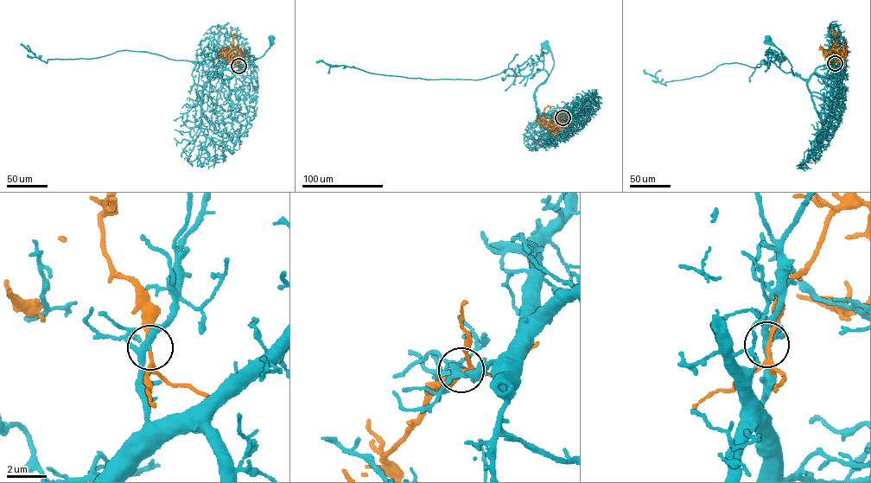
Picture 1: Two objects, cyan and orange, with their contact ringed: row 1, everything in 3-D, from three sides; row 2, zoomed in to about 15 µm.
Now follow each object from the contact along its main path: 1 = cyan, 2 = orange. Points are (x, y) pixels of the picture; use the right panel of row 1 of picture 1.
1: (835, 63), (832, 78), (815, 73), (807, 79), (802, 79), (794, 75), (786, 59), (767, 37)
2: (835, 63), (838, 58), (841, 61), (837, 60), (840, 54), (834, 47), (836, 33), (829, 29), (829, 26)

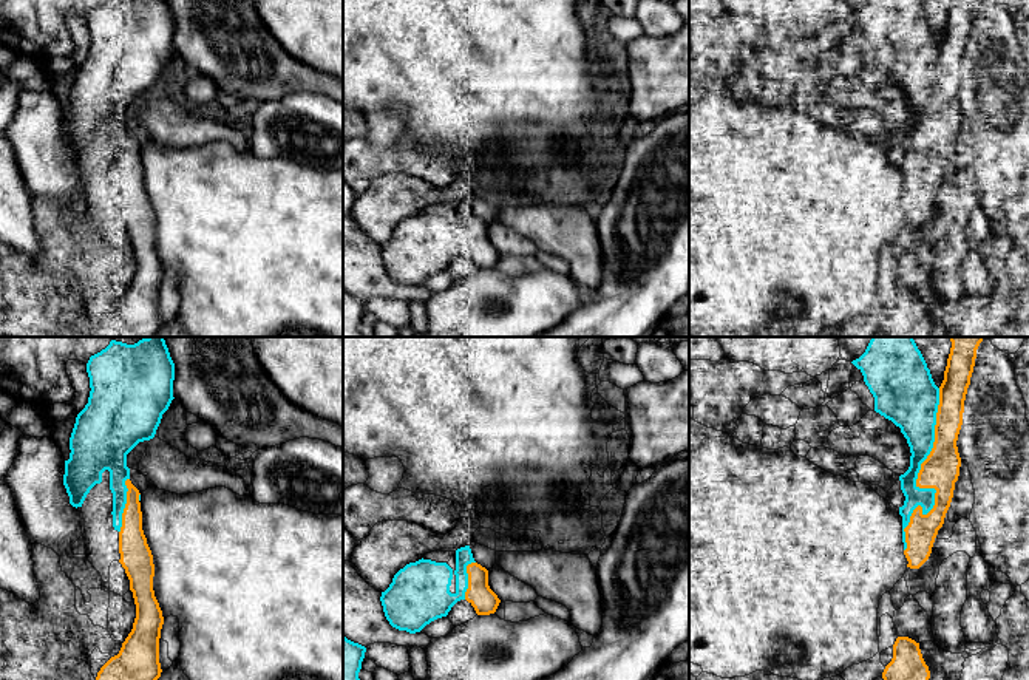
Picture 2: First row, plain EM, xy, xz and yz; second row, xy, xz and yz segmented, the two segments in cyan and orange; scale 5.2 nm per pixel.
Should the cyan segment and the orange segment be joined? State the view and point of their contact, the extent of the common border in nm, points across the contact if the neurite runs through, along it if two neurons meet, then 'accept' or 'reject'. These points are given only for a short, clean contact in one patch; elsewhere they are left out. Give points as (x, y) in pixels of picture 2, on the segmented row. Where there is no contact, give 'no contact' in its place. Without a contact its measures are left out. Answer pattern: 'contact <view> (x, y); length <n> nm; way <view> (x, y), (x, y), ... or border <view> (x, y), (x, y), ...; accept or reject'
contact yz (918, 487); length 850 nm; reject

